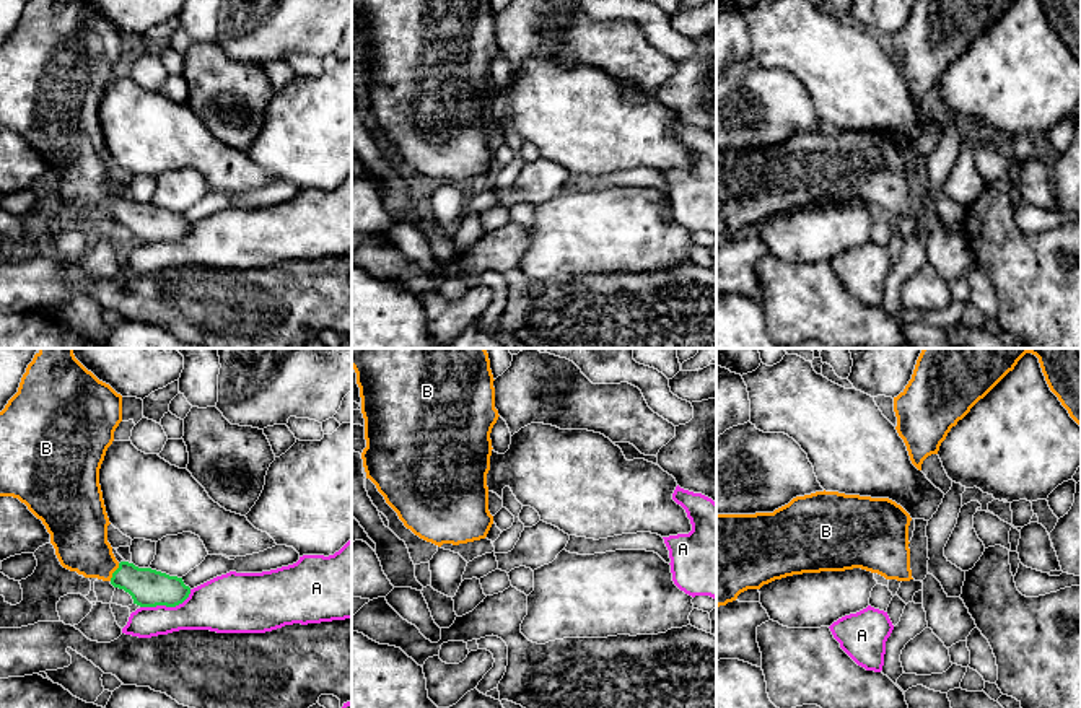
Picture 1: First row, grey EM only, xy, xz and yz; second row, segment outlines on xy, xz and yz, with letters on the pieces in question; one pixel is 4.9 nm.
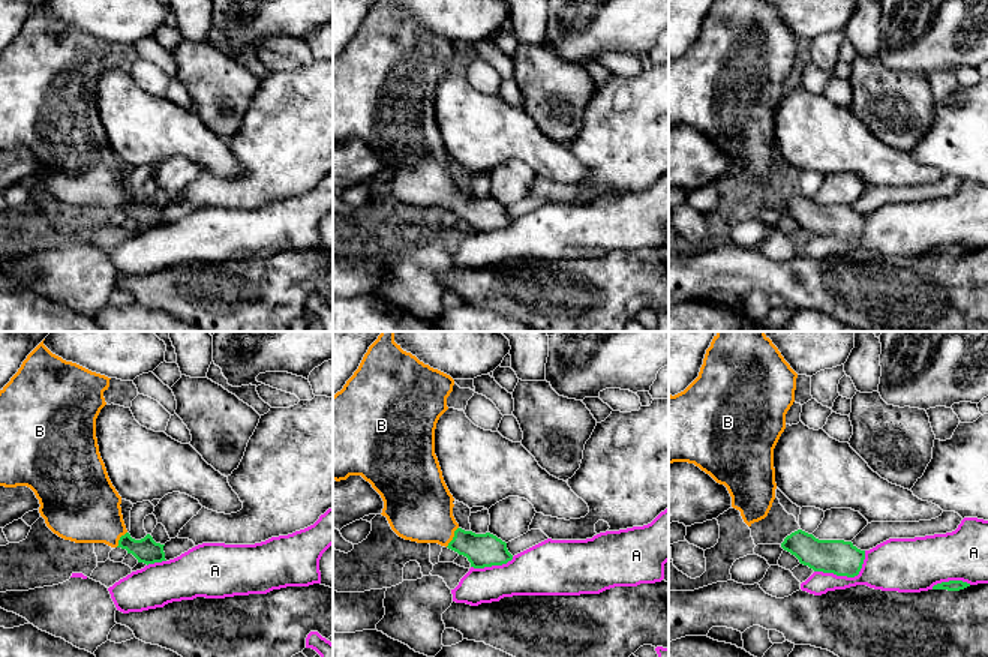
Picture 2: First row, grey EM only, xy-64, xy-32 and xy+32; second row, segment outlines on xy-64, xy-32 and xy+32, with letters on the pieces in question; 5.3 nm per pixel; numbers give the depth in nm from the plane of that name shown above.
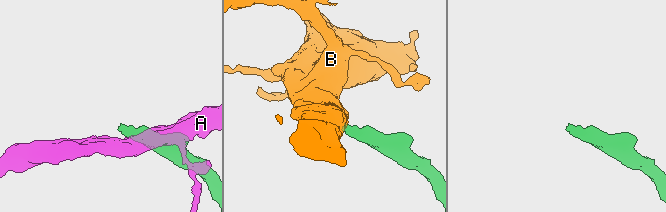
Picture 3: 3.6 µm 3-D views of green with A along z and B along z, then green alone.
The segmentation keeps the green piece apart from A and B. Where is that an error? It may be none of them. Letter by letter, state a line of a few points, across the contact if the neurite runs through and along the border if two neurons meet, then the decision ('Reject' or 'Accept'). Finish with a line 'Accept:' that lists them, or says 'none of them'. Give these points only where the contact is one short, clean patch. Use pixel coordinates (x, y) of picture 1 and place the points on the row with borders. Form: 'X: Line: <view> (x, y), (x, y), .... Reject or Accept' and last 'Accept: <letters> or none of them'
A: Reject
B: Line: xy (148, 588), (114, 572), (80, 534). Accept
Accept: B

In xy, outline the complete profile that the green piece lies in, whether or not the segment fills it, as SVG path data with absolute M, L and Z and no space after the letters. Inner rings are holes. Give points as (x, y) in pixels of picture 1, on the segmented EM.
M39 348L21 378L18 392L0 412L0 496L18 498L42 521L63 568L85 578L109 581L114 588L129 592L133 604L140 607L176 607L190 594L190 588L184 584L182 578L151 568L138 568L129 562L119 563L107 542L111 522L99 485L99 469L120 422L122 396L88 371L75 358L73 348Z

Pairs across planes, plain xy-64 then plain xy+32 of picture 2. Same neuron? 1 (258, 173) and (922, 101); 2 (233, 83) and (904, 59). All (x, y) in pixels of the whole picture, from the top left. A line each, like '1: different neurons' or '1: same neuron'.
1: different neurons
2: different neurons

